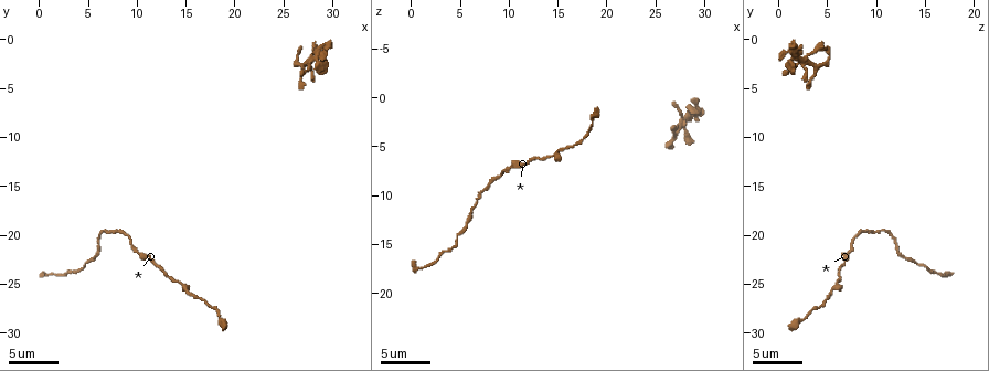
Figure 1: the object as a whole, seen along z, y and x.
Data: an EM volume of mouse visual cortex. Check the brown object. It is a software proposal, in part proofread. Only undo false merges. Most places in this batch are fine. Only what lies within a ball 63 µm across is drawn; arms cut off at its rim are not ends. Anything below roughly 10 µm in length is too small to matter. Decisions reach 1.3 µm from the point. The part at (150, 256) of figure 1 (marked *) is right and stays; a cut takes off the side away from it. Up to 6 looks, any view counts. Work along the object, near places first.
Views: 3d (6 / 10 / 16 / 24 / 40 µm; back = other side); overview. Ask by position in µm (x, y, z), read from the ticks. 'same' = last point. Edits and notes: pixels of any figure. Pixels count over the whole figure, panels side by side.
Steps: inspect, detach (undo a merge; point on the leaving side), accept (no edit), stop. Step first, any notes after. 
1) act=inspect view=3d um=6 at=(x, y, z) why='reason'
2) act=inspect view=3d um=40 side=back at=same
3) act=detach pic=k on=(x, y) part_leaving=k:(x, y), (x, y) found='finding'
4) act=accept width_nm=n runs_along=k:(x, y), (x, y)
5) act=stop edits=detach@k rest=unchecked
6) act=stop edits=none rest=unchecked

act=inspect view=3d um=6 at=(15.4, 26.2, 5.2) why='sudden change in width'

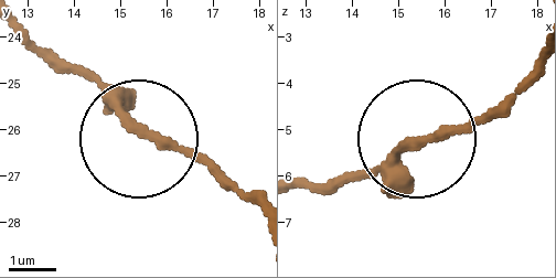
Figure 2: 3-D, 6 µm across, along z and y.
act=inspect view=3d um=6 side=back at=(15.40, 25.95, 5.30)

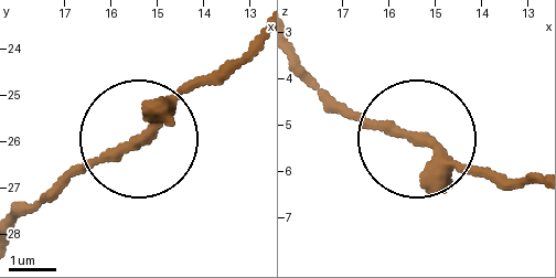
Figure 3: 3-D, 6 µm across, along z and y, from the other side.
act=accept width_nm=210 runs_along=3:(253, 45), (55, 195) found='one cell here'

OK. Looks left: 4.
act=inspect view=3d um=6 at=(6.0, 21.0, 12.2) why='calibre changes'

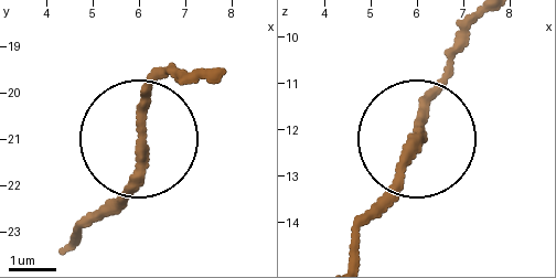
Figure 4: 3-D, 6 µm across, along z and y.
act=accept runs_along=4:(477, 18), (374, 216) found='one cell here'

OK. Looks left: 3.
act=inspect view=3d um=10 at=(26.8, 4.8, 3.0) why='narrows sharply'

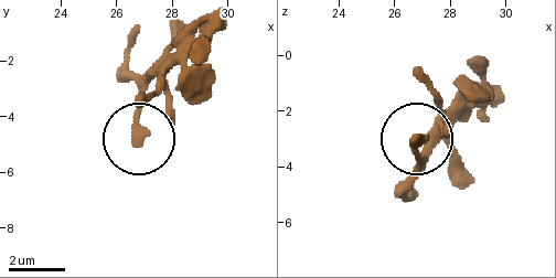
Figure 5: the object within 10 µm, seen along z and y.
act=inspect view=3d um=10 side=back at=(26.8, 4.8, 3.0)

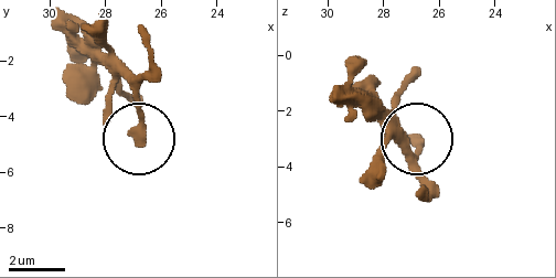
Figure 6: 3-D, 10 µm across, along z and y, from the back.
act=accept found='all the same cell'

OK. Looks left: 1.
act=stop edits=none rest=unchecked

